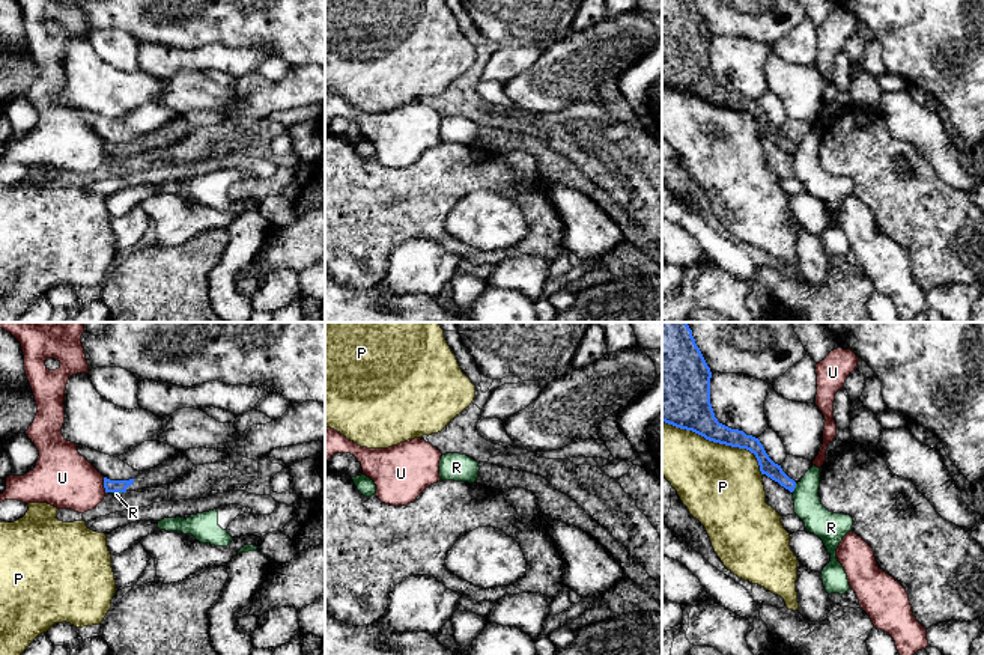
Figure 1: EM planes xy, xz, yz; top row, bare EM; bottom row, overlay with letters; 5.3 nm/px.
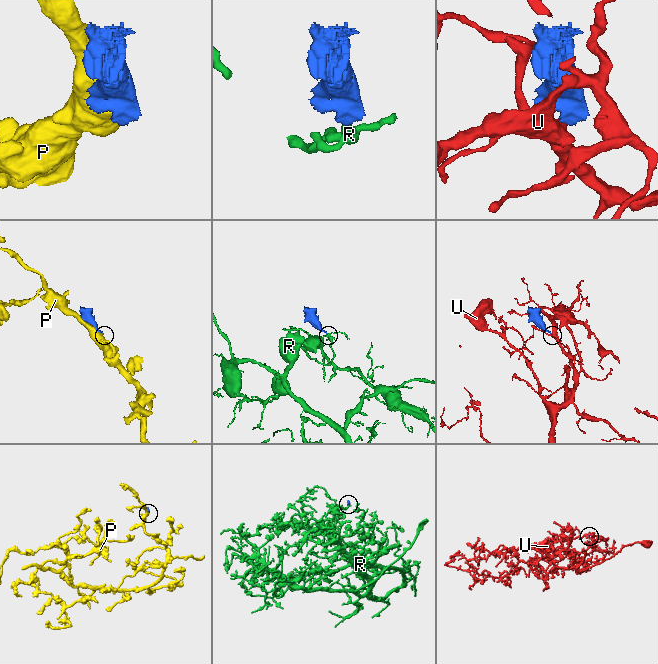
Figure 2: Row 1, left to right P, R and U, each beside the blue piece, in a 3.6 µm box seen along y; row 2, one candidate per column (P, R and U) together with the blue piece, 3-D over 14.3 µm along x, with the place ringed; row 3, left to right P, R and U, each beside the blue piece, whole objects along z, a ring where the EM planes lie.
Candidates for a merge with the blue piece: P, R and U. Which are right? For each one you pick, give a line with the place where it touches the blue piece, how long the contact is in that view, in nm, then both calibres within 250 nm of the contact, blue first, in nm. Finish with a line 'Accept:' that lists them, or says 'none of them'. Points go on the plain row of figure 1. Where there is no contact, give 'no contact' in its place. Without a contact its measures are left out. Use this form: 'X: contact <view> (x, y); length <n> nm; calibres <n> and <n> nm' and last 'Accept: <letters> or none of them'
Accept: none of them

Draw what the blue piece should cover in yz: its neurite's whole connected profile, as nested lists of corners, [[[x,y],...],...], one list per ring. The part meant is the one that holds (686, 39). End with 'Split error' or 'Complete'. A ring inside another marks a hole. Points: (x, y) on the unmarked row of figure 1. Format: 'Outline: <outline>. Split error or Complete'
Outline: [[[662,0],[662,84],[713,105],[749,113],[761,137],[793,155],[796,145],[769,120],[758,101],[718,84],[710,66],[710,41],[694,0]]]. Complete

